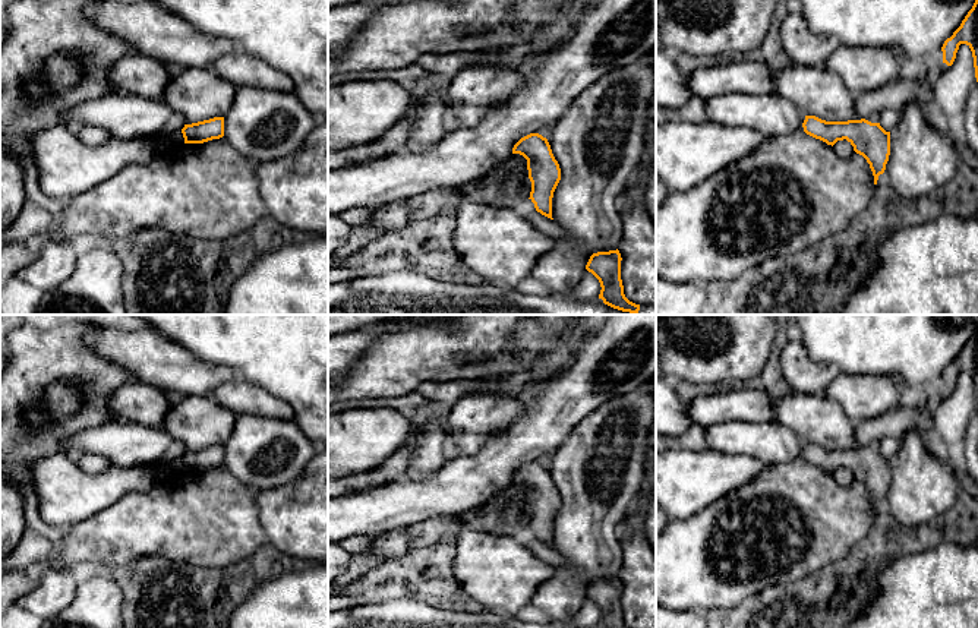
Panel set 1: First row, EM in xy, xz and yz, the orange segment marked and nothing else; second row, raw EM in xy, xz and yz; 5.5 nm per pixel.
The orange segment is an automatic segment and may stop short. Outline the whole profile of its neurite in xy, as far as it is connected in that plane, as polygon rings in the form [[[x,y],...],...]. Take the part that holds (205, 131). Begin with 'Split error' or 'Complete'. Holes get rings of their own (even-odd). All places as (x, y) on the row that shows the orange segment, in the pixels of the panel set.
Complete. [[[224,117],[184,124],[182,129],[184,143],[204,143],[224,136]]]

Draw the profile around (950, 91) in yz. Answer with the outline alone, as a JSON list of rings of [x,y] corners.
[[[960,44],[952,66],[934,82],[933,95],[944,113],[950,136],[958,138],[955,151],[960,154],[965,142],[963,110],[969,91],[977,83],[974,57],[969,45]]]

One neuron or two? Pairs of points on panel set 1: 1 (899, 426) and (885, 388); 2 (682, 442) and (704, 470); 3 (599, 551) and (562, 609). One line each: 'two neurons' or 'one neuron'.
1: two neurons
2: two neurons
3: one neuron

